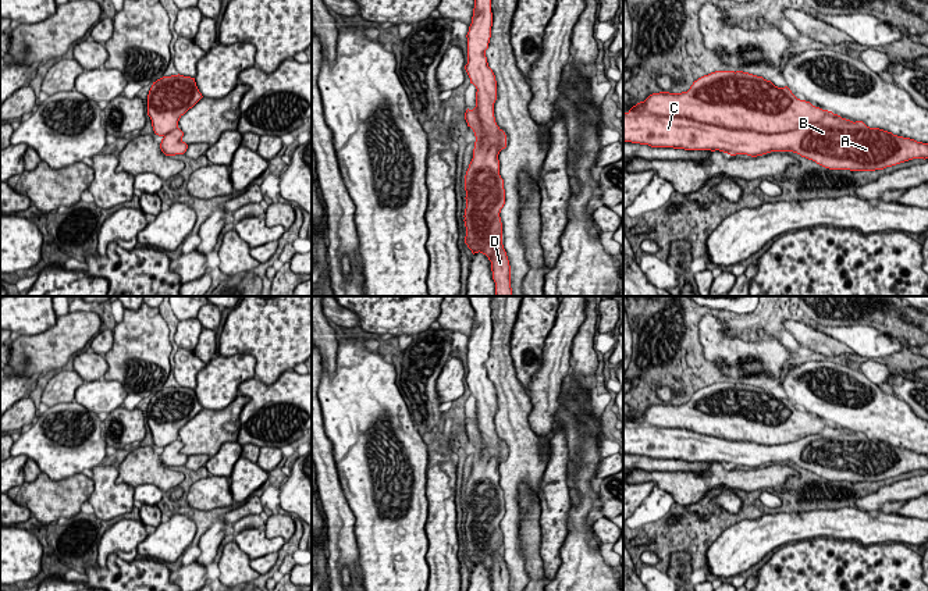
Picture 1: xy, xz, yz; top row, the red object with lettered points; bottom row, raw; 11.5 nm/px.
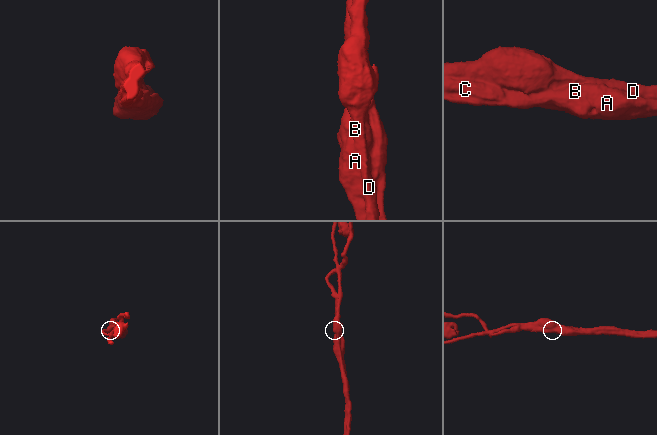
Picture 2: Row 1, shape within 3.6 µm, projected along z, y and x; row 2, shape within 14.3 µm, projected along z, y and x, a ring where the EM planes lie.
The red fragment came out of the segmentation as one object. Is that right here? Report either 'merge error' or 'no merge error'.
merge error

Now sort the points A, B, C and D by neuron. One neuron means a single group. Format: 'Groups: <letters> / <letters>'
Groups: A B C / D

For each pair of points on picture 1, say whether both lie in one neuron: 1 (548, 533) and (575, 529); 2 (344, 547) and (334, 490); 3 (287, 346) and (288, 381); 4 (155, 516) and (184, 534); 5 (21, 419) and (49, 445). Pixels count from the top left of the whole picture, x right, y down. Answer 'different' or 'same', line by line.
1: different
2: same
3: different
4: different
5: different

